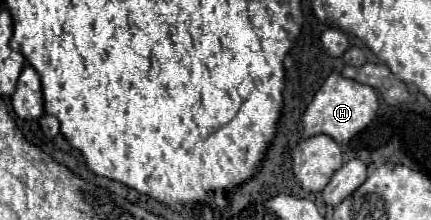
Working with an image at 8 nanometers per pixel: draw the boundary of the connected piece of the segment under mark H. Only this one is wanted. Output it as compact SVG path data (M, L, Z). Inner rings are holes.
M330 73L302 117L304 123L302 137L312 137L322 133L332 137L336 143L348 143L354 135L364 131L372 123L376 111L378 111L378 95L372 87L346 79L340 73Z

